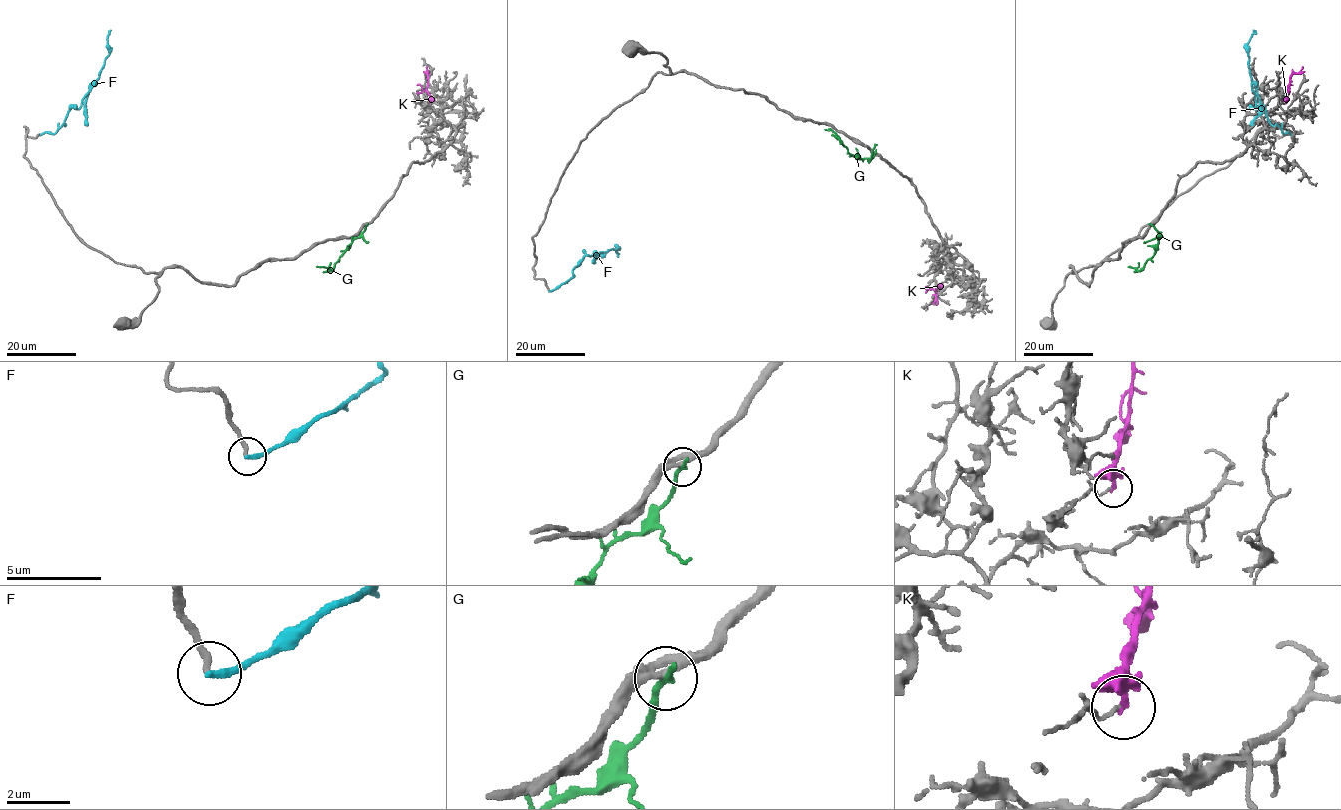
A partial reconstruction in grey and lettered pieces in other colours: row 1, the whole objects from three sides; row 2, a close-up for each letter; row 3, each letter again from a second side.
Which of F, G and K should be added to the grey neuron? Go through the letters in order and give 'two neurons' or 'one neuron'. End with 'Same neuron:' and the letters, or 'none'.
F: one neuron
G: two neurons
K: two neurons
Same neuron: F

